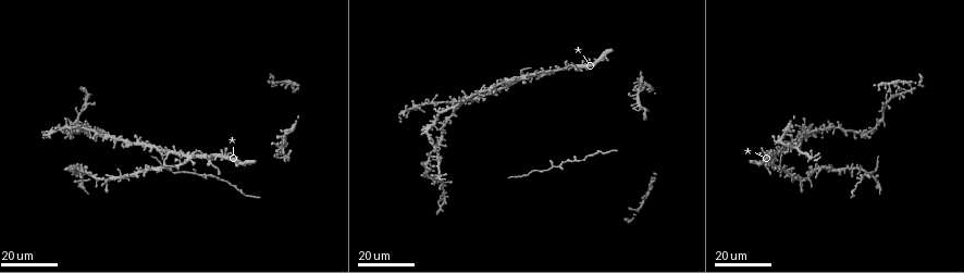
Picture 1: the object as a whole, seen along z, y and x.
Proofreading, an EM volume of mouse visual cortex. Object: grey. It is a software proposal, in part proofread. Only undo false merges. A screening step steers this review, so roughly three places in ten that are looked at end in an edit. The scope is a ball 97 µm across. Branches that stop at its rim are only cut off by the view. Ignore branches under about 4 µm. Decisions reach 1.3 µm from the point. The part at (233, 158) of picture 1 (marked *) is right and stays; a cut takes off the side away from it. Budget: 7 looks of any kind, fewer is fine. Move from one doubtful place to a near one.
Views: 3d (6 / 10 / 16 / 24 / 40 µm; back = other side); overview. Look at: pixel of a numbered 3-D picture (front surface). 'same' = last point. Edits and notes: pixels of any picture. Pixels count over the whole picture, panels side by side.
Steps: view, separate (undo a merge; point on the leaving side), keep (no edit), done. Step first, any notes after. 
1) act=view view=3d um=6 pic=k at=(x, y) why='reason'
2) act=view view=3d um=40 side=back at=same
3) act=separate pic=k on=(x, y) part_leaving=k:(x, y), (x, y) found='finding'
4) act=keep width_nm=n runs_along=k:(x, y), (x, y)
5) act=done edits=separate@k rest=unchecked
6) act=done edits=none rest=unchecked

act=view view=3d um=16 pic=1 at=(801, 183) why='thin arm on a thick one'

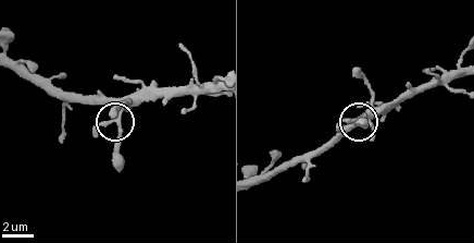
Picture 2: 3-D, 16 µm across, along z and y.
act=view view=3d um=6 at=same

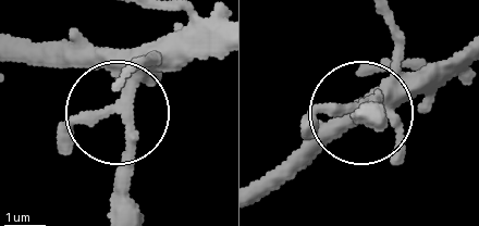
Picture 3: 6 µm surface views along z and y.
act=keep arms=5 runs_along=3:(213, 38), (151, 73), (126, 103), (130, 208) found='continuous, no second cell'

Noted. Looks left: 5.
act=view view=3d um=24 pic=1 at=(200, 174) why='two arms in line, one across'

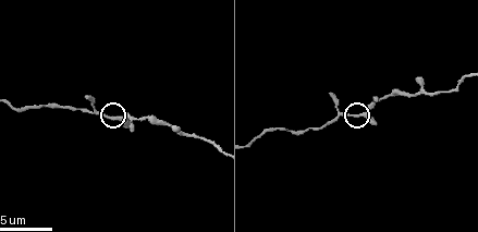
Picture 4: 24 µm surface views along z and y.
act=view view=3d um=10 pic=4 at=(117, 119)

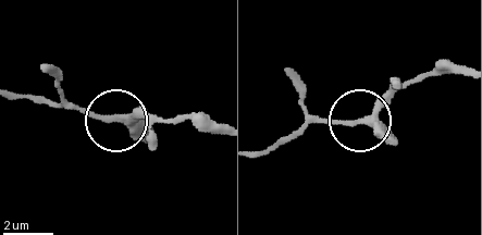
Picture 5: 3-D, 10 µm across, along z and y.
act=keep width_nm=270 found='one cell here'

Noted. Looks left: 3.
act=view view=3d um=24 pic=1 at=(171, 151)

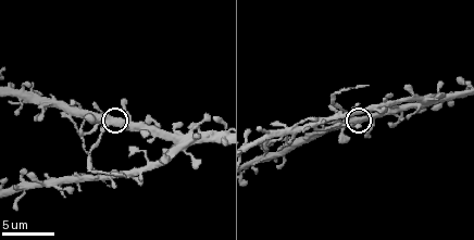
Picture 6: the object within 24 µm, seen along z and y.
act=view view=3d um=10 pic=6 at=(352, 117)

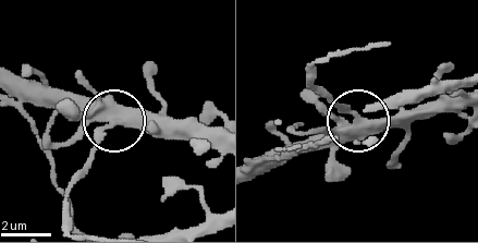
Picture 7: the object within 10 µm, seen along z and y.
act=separate pic=7 on=(90, 161) found='two cells meet here'

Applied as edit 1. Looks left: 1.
act=done edits=separate@7 rest=unchecked

